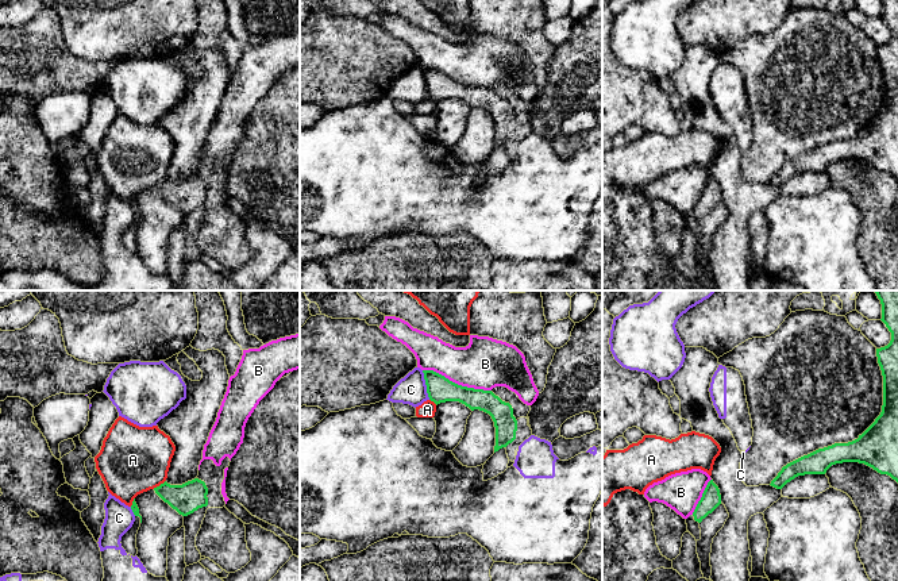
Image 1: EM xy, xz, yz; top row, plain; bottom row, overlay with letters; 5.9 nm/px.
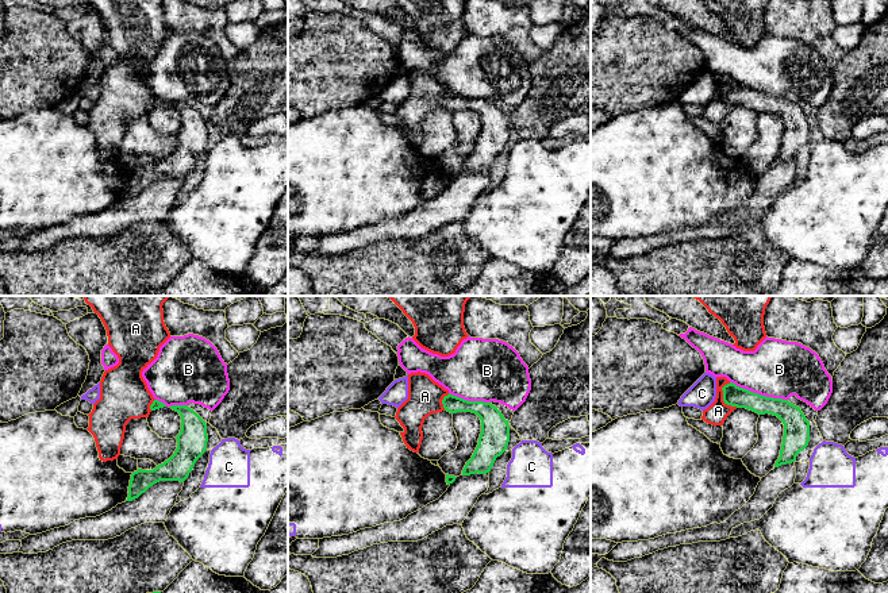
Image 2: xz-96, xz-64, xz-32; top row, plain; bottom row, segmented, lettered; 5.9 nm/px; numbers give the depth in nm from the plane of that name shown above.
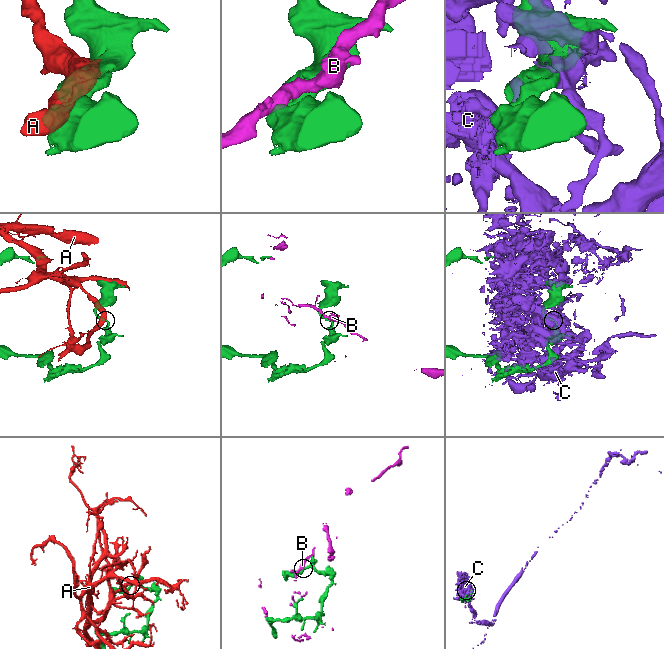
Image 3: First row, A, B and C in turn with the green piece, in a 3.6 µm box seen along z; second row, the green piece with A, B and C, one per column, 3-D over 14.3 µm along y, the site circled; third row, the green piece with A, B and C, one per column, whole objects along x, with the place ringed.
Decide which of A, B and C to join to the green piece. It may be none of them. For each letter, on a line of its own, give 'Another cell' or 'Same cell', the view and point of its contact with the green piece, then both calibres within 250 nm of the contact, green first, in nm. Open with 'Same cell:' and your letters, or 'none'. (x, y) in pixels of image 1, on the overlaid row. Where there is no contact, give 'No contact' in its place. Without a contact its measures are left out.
Same cell: none
A: Another cell. Touches green at xy (160, 485). Thickness 180 nm (green) against 400 nm
B: Another cell. Touches green at xz (457, 384). Thickness 160 nm (green) against 300 nm
C: Another cell. Touches green at xz (426, 384). Thickness 160 nm (green) against 170 nm

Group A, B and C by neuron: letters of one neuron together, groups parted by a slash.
A / B / C

